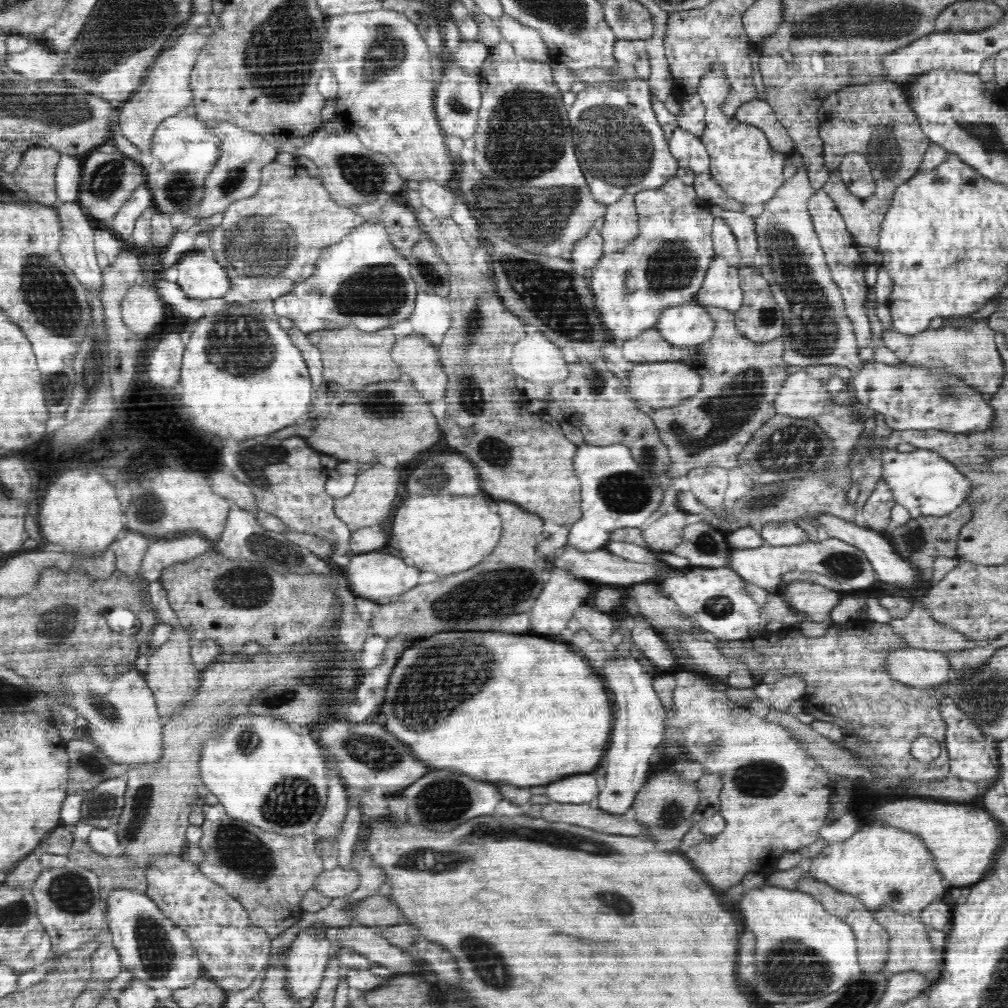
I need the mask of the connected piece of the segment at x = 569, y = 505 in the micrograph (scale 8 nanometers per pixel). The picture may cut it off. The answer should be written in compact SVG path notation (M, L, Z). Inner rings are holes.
M424 205L416 211L416 216L421 231L430 234L430 240L436 244L451 280L447 299L454 308L454 316L450 316L452 322L443 344L437 346L439 360L448 374L446 440L452 448L478 464L482 490L498 500L510 500L536 513L543 521L552 520L554 524L569 527L582 516L581 483L573 466L578 445L564 435L561 423L553 416L547 412L532 414L522 406L524 396L518 392L516 376L510 368L513 354L510 346L524 336L524 322L514 314L500 314L500 298L494 298L494 302L482 300L482 296L492 292L486 290L485 276L476 275L478 268L470 256L466 256L470 241L452 217L436 217ZM494 344L496 350L488 350Z

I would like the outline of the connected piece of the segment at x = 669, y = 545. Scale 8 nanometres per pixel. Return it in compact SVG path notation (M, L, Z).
M677 510L674 513L666 513L645 524L641 533L643 538L646 539L647 548L667 552L682 544L683 530L687 525L687 515L686 512Z

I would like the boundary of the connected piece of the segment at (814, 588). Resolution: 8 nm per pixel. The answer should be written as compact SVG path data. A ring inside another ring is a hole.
M790 582L784 586L782 598L796 612L804 612L808 620L824 622L840 602L838 591L811 582Z

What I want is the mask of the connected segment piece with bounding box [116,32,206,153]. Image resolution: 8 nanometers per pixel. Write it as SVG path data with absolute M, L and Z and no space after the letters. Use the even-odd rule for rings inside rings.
M180 32L180 36L176 38L178 38L176 42L169 44L172 48L168 50L164 48L164 52L160 52L160 56L154 61L154 66L150 67L148 78L136 92L132 93L132 98L124 102L120 116L116 116L122 134L142 153L149 150L155 128L166 117L182 114L184 110L192 108L190 73L199 53L198 48L205 45L206 35L198 32Z

